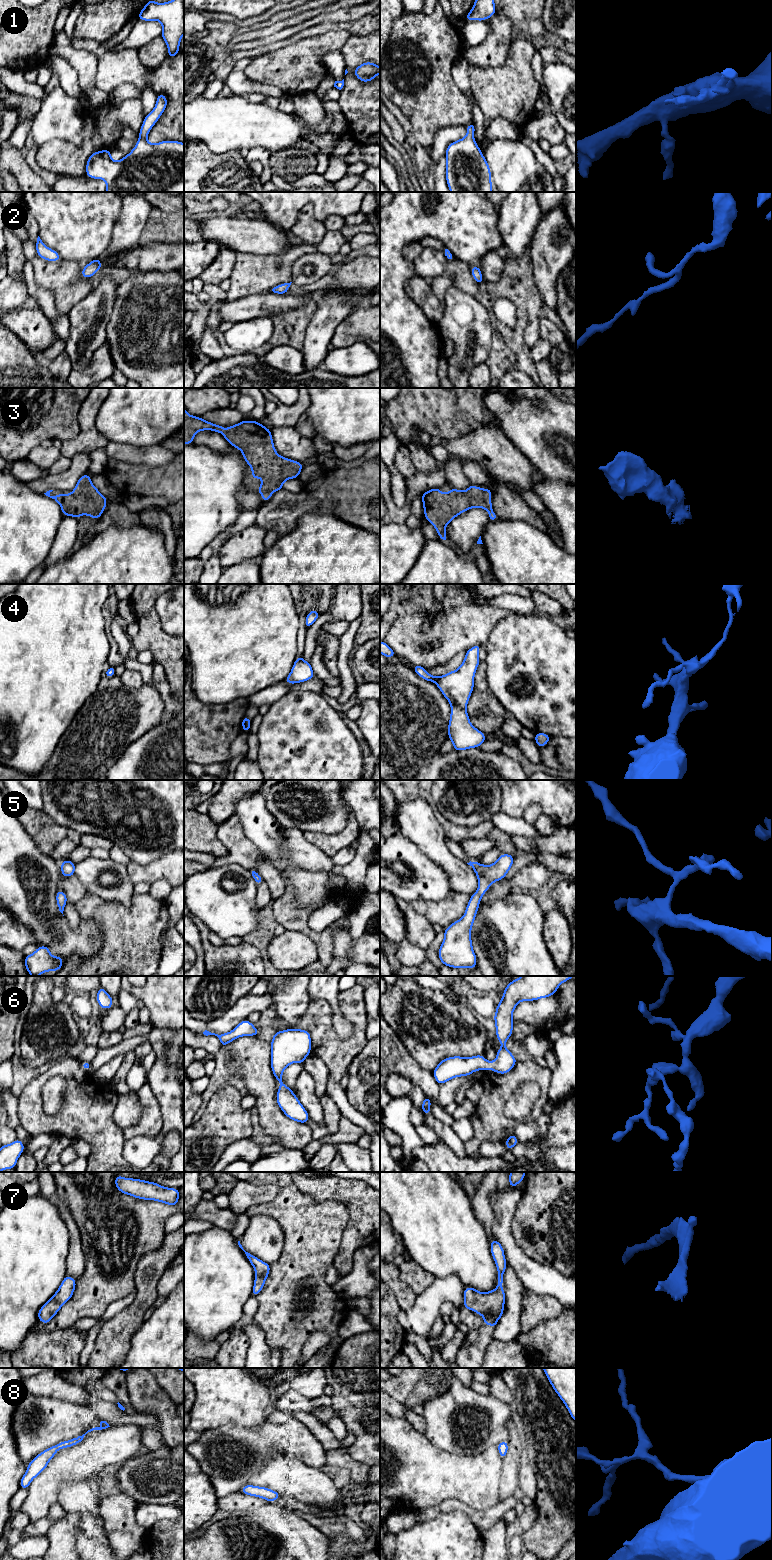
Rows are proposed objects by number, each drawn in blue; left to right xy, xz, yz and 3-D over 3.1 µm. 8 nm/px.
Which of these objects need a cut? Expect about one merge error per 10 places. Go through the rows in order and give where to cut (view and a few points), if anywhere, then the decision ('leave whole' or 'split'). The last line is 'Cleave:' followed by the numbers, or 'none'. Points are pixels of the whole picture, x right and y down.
1: cut none; leave whole
2: cut none; leave whole
3: cut none; leave whole
4: cut none; leave whole
5: cut none; leave whole
6: cut none; leave whole
7: cut none; leave whole
8: cut none; leave whole
Cleave: none

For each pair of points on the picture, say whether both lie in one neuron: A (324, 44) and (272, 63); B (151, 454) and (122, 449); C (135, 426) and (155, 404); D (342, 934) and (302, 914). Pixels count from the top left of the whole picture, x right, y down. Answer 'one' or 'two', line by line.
A: one
B: one
C: one
D: two

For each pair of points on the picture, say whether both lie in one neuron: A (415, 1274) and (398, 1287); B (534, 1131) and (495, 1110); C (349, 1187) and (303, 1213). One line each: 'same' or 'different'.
A: different
B: different
C: different

